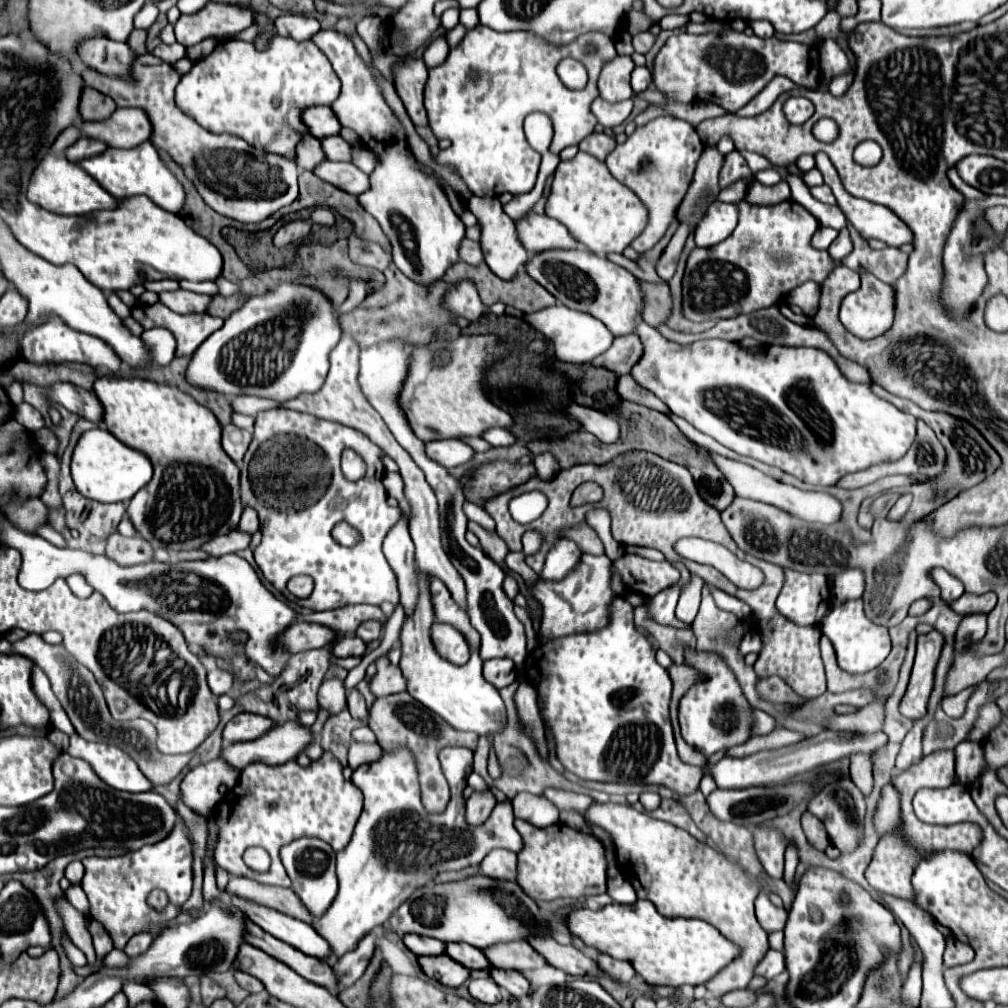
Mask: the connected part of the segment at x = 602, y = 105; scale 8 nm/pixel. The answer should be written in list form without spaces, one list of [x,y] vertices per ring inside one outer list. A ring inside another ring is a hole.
[[[597,98],[591,106],[591,112],[597,116],[599,124],[605,128],[615,128],[621,122],[625,122],[625,118],[629,116],[629,102],[619,102],[619,104],[611,104],[603,98]]]

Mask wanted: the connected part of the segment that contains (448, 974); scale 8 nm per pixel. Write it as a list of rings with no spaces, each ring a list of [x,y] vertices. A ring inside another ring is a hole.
[[[447,954],[423,956],[423,958],[419,958],[419,966],[429,978],[435,978],[437,982],[441,982],[443,986],[449,986],[449,988],[459,988],[469,978],[469,970],[465,966],[461,966],[459,962],[451,960]]]

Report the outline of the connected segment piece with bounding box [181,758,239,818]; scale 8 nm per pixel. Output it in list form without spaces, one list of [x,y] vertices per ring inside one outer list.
[[[219,758],[207,764],[199,764],[185,774],[181,782],[181,800],[193,812],[211,818],[215,814],[215,806],[221,802],[219,786],[225,784],[227,788],[233,788],[237,778],[239,774]]]

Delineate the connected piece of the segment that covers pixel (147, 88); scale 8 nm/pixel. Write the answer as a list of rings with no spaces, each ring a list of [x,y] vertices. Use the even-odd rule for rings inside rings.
[[[145,54],[135,58],[135,64],[131,64],[131,74],[135,80],[119,80],[115,76],[103,76],[101,72],[95,72],[95,68],[85,68],[81,78],[85,86],[111,96],[119,108],[141,108],[153,126],[151,144],[165,150],[183,168],[185,176],[195,184],[205,204],[215,212],[245,224],[257,224],[297,198],[299,170],[293,160],[251,148],[245,140],[231,134],[211,134],[195,120],[179,112],[173,102],[173,92],[181,76],[171,64]],[[221,150],[227,150],[227,174],[219,174],[223,172],[223,166],[217,166],[217,158],[213,158]]]

